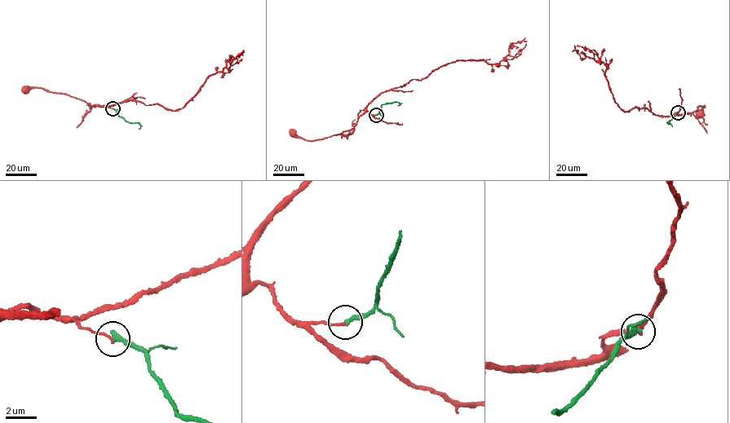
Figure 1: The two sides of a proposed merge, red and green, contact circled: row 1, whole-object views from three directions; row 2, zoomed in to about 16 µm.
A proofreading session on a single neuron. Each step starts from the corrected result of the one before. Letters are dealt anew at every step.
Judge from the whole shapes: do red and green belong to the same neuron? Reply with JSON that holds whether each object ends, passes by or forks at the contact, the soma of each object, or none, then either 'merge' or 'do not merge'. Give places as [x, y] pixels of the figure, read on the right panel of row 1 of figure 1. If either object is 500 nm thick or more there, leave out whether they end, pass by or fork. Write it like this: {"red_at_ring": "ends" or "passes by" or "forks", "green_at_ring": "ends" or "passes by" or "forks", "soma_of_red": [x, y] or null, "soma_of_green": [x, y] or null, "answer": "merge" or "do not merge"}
{"red_at_ring": "ends", "green_at_ring": "ends", "soma_of_red": [699, 113], "soma_of_green": null, "answer": "do not merge"}

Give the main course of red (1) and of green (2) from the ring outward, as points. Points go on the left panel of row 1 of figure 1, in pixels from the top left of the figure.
1: (112, 108), (91, 107), (86, 101), (41, 88), (24, 90)
2: (112, 108), (126, 121), (138, 122), (140, 125), (139, 129)

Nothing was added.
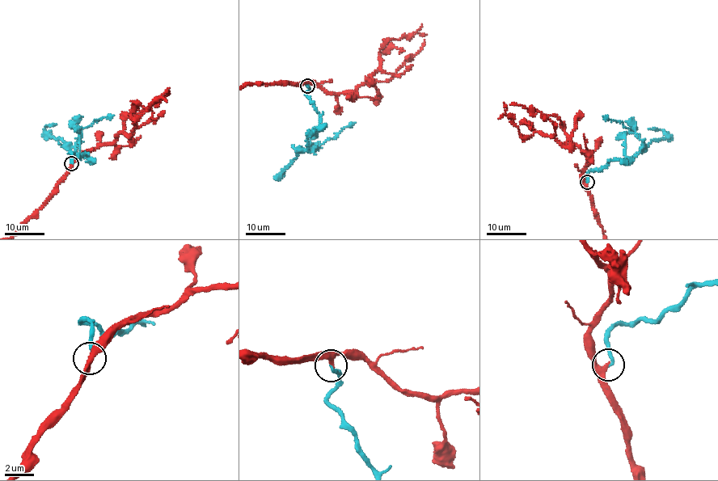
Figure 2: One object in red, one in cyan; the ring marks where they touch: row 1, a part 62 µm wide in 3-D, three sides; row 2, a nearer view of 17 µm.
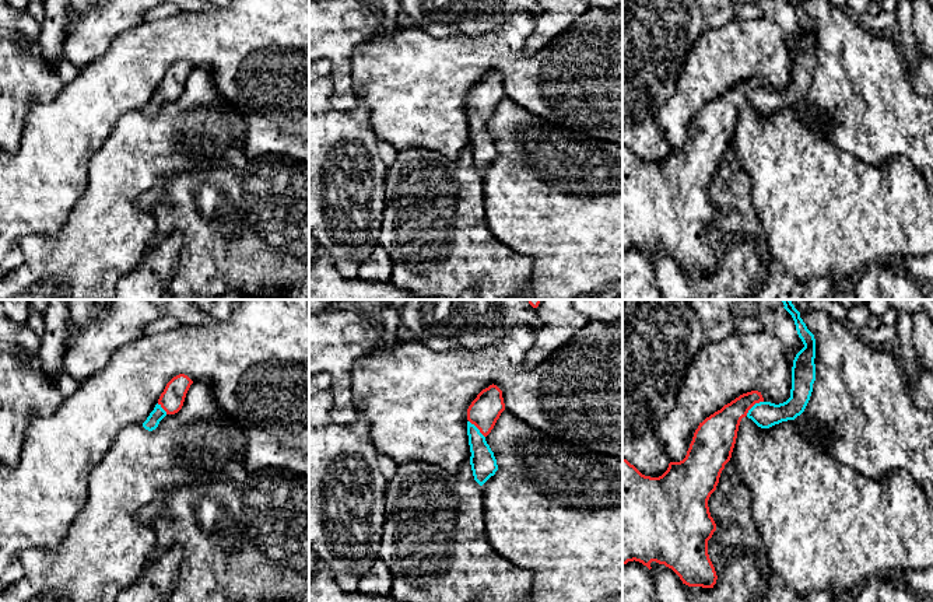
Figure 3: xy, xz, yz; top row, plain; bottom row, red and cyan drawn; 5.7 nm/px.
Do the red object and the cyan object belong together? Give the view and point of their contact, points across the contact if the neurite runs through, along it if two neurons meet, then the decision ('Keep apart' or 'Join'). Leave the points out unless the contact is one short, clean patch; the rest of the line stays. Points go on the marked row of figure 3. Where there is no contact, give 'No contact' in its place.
Touches red at yz (753, 405). Path across: yz (719, 431), (744, 405), (753, 405), (765, 415). Join

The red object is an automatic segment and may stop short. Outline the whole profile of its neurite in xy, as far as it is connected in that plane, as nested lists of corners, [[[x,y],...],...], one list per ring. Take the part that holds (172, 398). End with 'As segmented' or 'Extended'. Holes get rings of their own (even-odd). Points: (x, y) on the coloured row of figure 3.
[[[185,374],[173,377],[166,384],[164,392],[158,399],[158,403],[155,405],[147,420],[143,423],[143,427],[148,431],[152,431],[158,427],[159,421],[166,414],[178,413],[183,406],[186,393],[192,384],[193,381]]]. Extended

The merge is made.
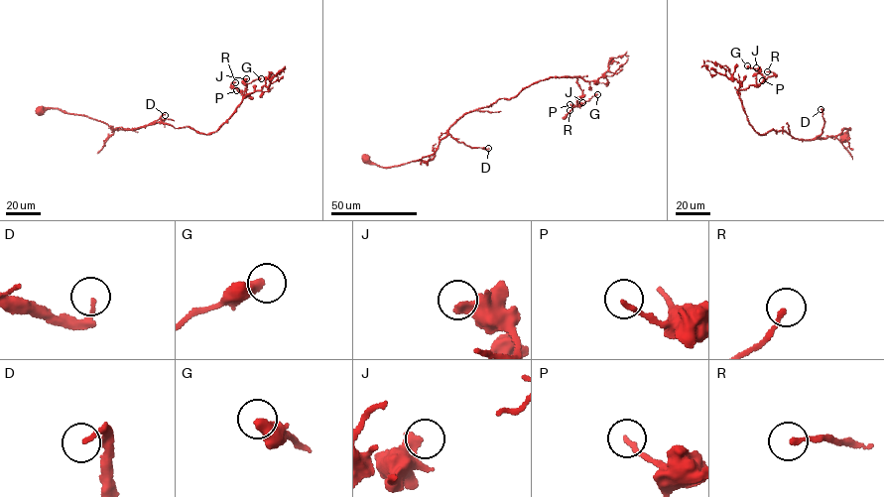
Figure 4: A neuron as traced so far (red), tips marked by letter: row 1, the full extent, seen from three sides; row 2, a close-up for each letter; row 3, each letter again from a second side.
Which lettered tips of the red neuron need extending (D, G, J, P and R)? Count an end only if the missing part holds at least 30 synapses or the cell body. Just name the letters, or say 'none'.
D

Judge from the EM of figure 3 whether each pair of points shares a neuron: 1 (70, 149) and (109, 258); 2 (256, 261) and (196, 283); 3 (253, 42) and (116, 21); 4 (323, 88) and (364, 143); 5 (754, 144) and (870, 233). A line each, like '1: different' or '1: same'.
1: different
2: same
3: different
4: same
5: same

